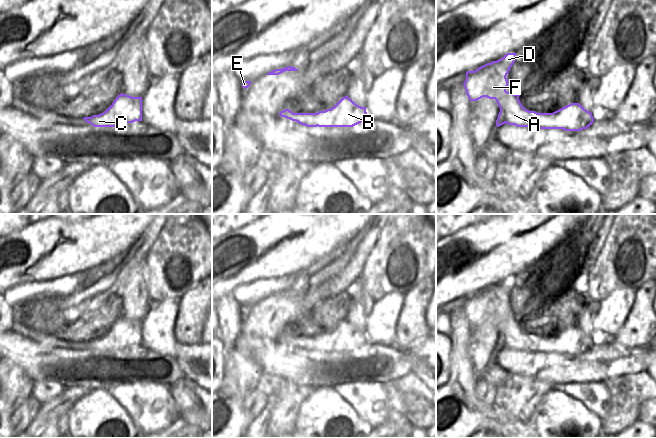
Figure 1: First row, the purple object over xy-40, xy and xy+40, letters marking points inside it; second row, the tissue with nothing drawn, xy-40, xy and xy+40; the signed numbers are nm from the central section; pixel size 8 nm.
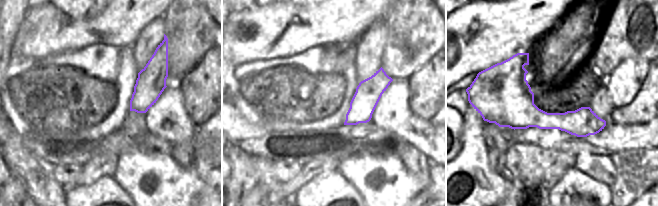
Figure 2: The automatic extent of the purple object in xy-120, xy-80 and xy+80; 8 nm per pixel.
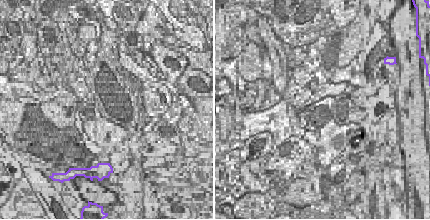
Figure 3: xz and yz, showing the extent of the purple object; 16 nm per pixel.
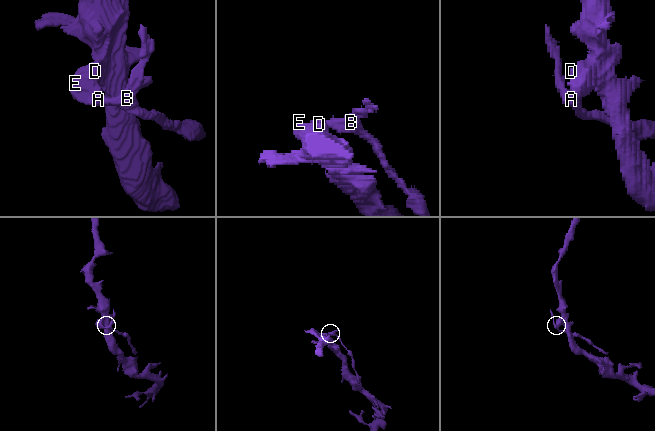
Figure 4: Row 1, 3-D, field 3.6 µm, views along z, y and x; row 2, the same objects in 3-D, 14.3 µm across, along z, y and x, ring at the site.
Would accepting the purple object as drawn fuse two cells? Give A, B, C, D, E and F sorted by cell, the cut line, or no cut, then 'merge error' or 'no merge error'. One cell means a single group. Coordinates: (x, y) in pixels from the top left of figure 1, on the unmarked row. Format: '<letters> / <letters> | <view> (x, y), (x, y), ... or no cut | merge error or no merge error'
A D E F / B C | xy+40 (542, 337), (537, 344), (541, 352) | merge error

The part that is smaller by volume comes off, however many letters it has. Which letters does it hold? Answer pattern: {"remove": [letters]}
{"remove": ["B", "C"]}

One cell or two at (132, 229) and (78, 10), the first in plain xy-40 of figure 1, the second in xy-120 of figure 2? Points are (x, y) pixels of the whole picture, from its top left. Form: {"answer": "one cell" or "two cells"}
{"answer": "two cells"}

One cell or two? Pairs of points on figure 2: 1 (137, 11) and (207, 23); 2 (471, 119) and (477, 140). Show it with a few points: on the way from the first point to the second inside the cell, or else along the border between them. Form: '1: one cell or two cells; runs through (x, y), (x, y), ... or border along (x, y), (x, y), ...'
1: two cells; border along (166, 10), (162, 15)
2: one cell; runs through (473, 124), (473, 135)

